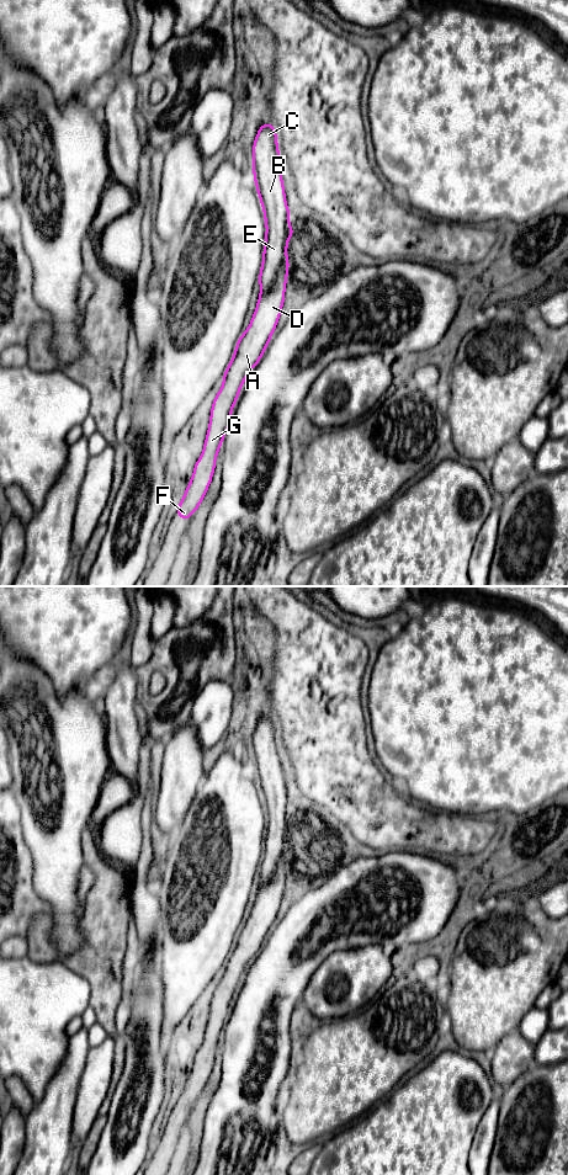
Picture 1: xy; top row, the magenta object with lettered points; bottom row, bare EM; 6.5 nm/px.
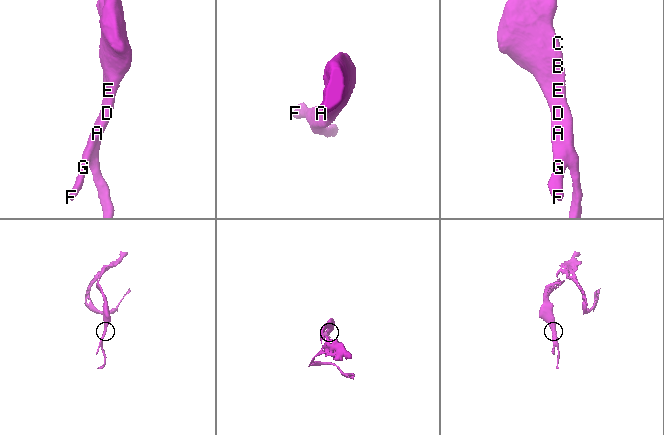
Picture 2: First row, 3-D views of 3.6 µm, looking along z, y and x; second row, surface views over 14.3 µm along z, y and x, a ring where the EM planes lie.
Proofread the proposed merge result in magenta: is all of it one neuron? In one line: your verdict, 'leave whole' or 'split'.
leave whole

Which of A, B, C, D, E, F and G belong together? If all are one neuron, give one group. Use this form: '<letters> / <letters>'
A B C D E F G

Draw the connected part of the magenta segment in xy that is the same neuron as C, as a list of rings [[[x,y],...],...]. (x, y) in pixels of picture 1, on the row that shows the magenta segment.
[[[269,122],[261,124],[253,147],[253,171],[261,201],[266,235],[260,269],[260,297],[250,325],[238,340],[233,358],[217,393],[203,445],[203,452],[193,467],[193,475],[179,503],[176,516],[189,520],[198,509],[213,477],[216,458],[232,420],[232,409],[248,373],[259,363],[272,334],[285,302],[287,244],[293,233],[290,209],[286,204],[277,133]]]

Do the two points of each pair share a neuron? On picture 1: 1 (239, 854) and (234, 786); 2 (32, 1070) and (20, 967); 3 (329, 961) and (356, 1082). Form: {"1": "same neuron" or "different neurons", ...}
{"1": "same neuron", "2": "same neuron", "3": "different neurons"}

